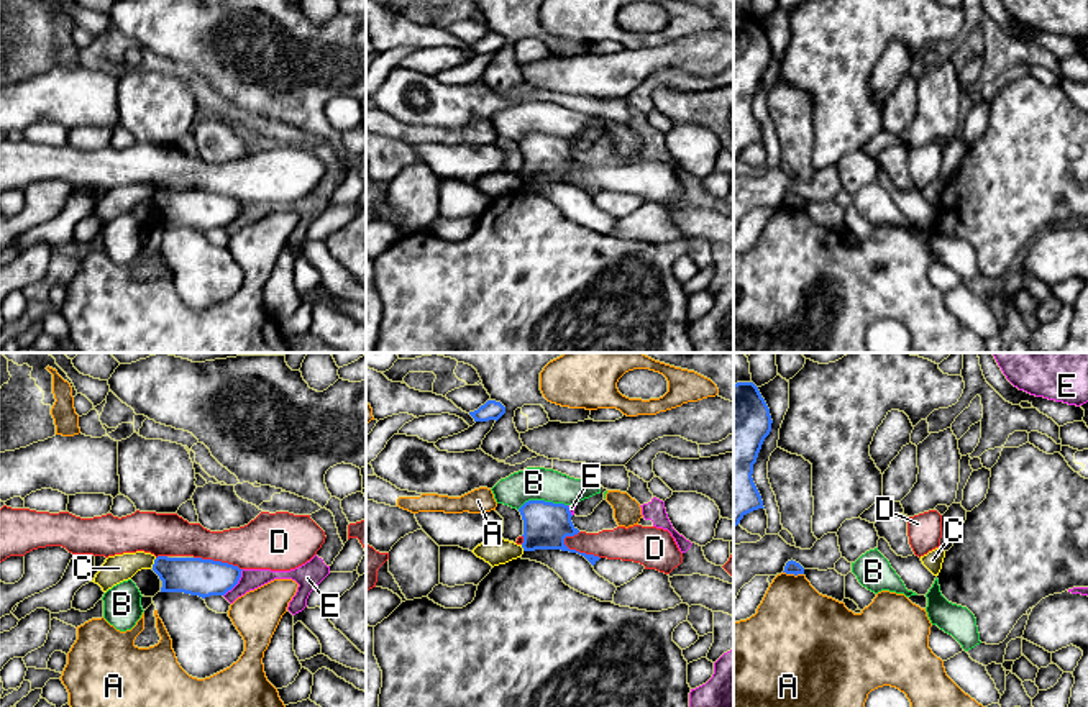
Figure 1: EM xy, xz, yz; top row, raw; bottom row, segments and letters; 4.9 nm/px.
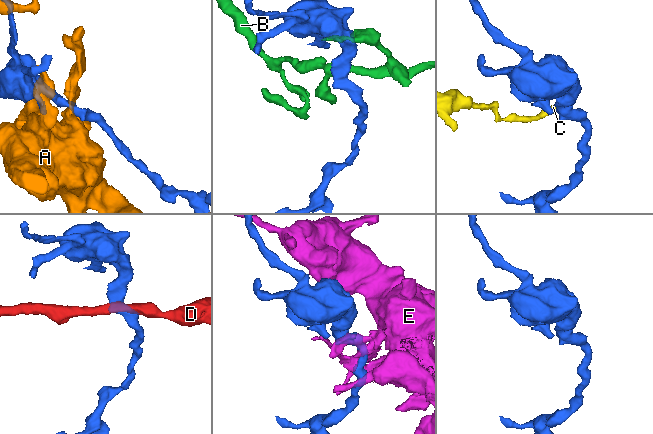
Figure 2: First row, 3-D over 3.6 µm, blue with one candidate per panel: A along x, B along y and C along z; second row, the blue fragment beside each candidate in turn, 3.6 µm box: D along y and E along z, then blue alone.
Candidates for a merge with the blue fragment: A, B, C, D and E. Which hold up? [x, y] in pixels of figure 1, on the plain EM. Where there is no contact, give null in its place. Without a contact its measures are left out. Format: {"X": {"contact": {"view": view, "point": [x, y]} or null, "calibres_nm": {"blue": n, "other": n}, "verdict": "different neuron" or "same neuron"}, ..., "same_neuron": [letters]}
{"A": {"contact": {"view": "yz", "point": [793, 205]}, "calibres_nm": {"blue": 70, "other": 380}, "verdict": "different neuron"}, "B": {"contact": {"view": "xz", "point": [542, 133]}, "calibres_nm": {"blue": 220, "other": 160}, "verdict": "different neuron"}, "C": {"contact": {"view": "xy", "point": [155, 196]}, "calibres_nm": {"blue": 190, "other": 140}, "verdict": "different neuron"}, "D": {"contact": {"view": "xz", "point": [578, 184]}, "calibres_nm": {"blue": 220, "other": 160}, "verdict": "different neuron"}, "E": {"contact": {"view": "xy", "point": [237, 215]}, "calibres_nm": {"blue": 190, "other": 100}, "verdict": "different neuron"}, "same_neuron": []}

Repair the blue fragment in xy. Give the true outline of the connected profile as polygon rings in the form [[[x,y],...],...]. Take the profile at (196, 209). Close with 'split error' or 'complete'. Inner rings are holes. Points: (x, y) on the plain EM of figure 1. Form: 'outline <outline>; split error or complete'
outline [[[158,189],[153,203],[162,213],[161,225],[184,225],[205,231],[231,223],[243,202],[213,192]]]; complete

